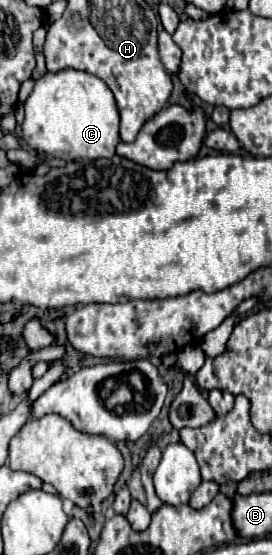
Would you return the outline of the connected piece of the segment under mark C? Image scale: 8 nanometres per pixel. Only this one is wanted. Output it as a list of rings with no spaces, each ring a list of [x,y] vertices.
[[[76,69],[46,73],[40,79],[36,79],[36,85],[24,103],[24,109],[26,109],[26,117],[22,123],[22,137],[38,153],[46,153],[46,155],[68,159],[68,161],[86,159],[86,157],[90,157],[90,159],[114,157],[114,149],[120,141],[120,137],[118,137],[120,117],[118,117],[118,109],[116,109],[112,91],[96,75],[90,75],[86,71],[76,71]]]

